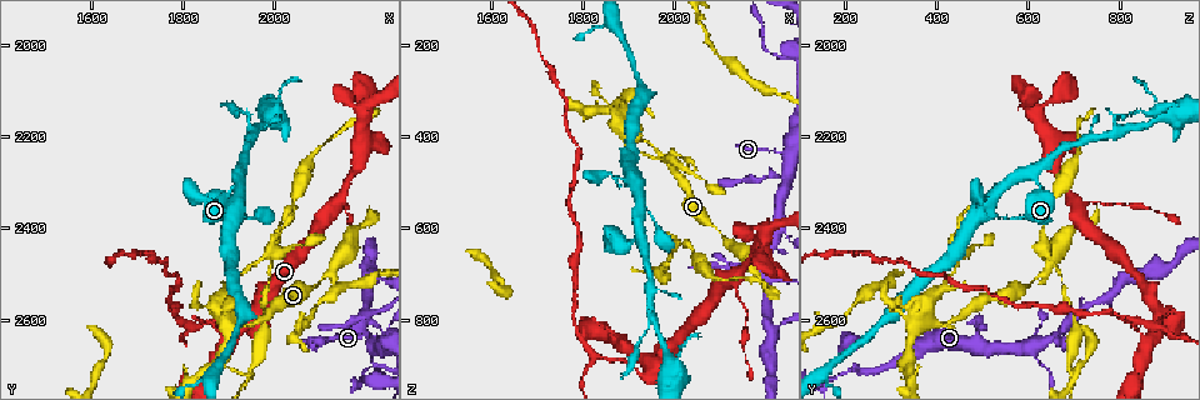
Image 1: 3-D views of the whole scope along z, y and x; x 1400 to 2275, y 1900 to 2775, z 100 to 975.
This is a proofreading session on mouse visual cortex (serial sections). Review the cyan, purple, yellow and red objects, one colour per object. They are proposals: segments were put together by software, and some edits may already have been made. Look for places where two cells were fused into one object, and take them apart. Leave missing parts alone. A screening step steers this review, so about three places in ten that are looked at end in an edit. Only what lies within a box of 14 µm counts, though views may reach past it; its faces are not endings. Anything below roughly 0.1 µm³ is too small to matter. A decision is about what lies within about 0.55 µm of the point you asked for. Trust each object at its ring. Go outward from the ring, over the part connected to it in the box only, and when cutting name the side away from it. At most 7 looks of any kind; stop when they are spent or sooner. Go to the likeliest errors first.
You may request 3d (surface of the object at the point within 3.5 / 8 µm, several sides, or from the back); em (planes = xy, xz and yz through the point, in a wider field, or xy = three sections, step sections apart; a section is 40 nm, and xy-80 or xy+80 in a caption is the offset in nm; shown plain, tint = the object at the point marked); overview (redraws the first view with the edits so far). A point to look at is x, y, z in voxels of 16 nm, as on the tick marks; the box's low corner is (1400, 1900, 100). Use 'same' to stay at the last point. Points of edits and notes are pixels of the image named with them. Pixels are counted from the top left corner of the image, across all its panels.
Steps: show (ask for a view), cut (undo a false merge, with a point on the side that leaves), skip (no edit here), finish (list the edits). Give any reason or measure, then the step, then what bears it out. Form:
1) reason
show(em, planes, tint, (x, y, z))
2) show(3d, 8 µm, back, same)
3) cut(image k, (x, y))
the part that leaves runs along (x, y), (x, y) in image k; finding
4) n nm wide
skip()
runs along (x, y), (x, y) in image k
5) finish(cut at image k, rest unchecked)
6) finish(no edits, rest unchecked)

three-way junction
show(3d, 8 µm, (1915, 2605, 380))

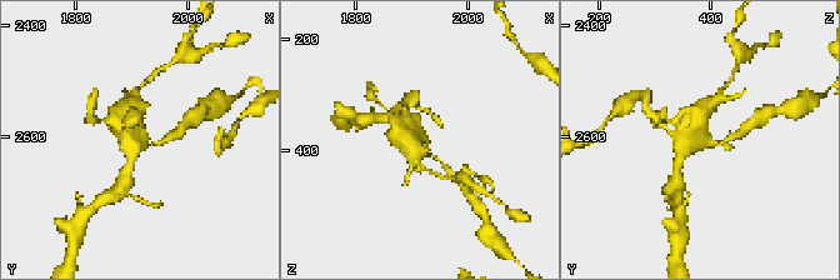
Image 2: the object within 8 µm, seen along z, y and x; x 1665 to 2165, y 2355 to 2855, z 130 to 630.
need the tissue
show(em, xy, step 3, tint, (1910, 2600, 380))

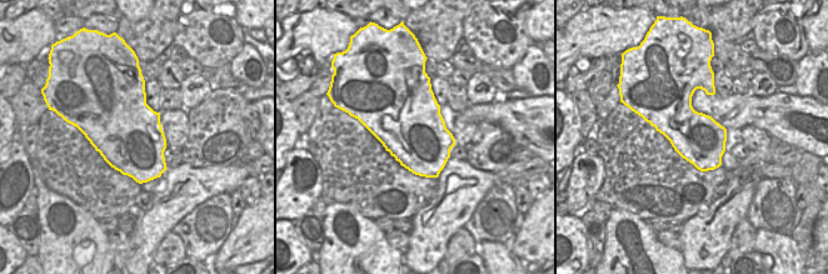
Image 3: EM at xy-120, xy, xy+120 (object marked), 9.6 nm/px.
skip()
runs along (154, 144), (128, 126), (134, 101) in image 2; one cell here

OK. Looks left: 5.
thick turns thin
show(3d, 3.5 µm, (1965, 2600, 905))

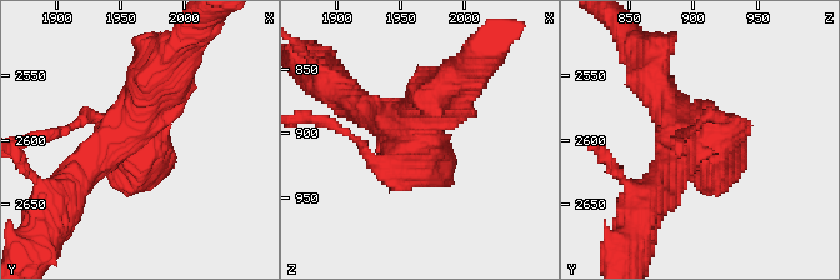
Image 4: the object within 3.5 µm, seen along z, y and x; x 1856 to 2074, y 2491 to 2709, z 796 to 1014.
now the EM
show(em, xy, step 5, tint, (1958, 2596, 910))

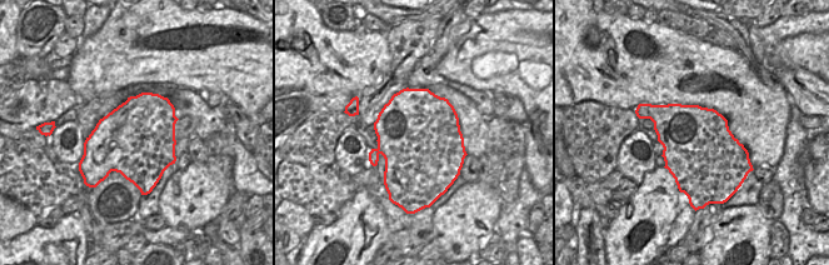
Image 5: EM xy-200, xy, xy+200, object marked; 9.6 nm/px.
800 nm wide
cut(image 4, (388, 178))
a second cell is stuck on

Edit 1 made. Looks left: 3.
show(3d, 3.5 µm, (1950, 2190, 785))

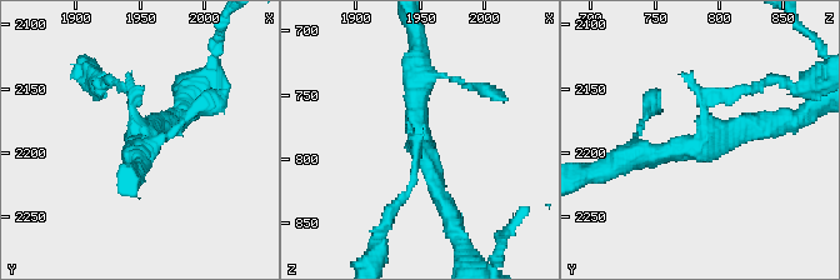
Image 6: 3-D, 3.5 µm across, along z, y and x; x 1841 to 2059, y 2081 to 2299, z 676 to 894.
now the EM
show(em, planes, tint, (1950, 2188, 792))

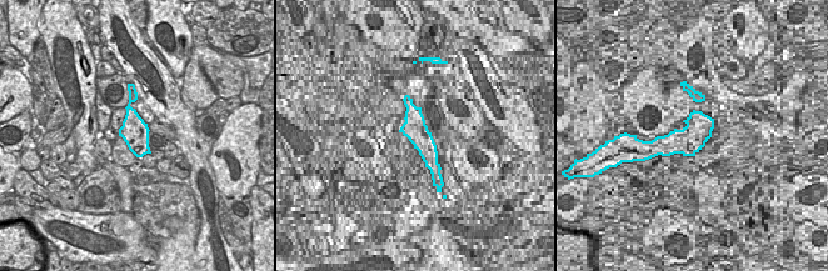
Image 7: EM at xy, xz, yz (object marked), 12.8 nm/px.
cut(image 6, (748, 89))
the part that leaves runs along (704, 104), (771, 78), (800, 85) in image 6; two cells meet here

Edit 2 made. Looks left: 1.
finish(cut at image 4, cut at image 6, rest unchecked)

